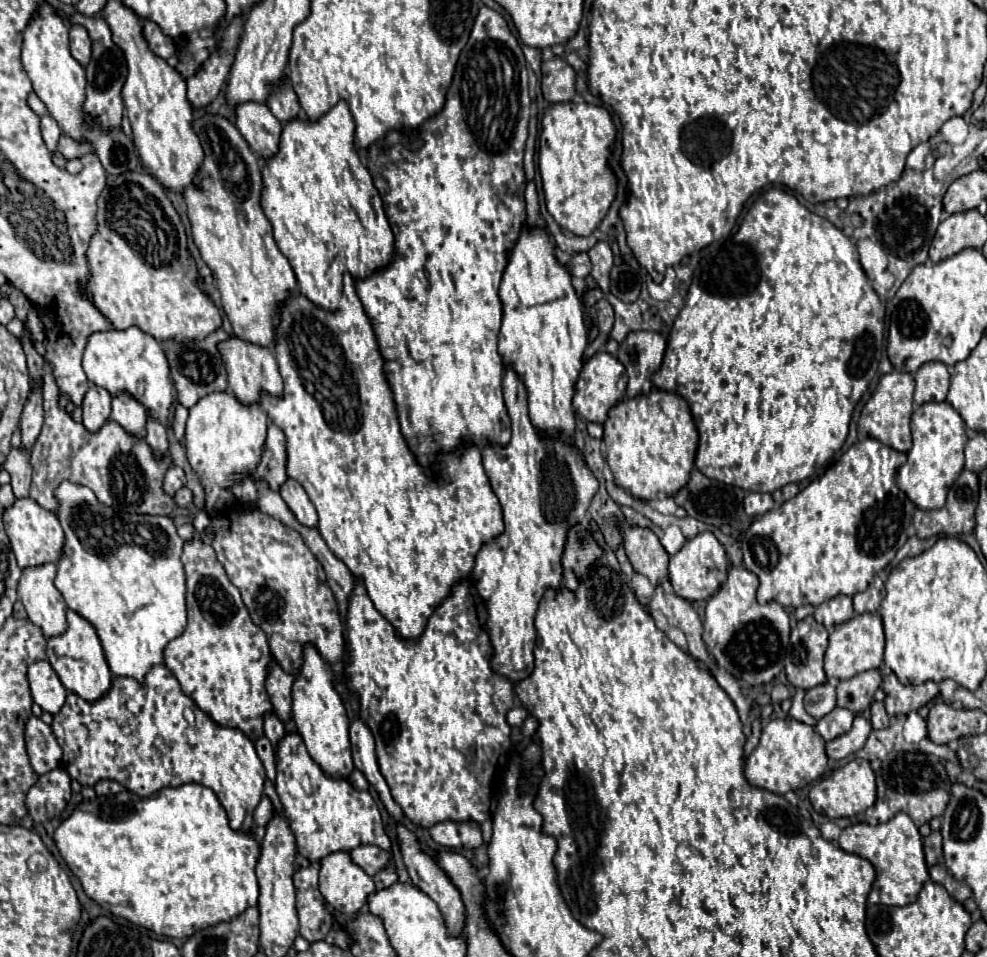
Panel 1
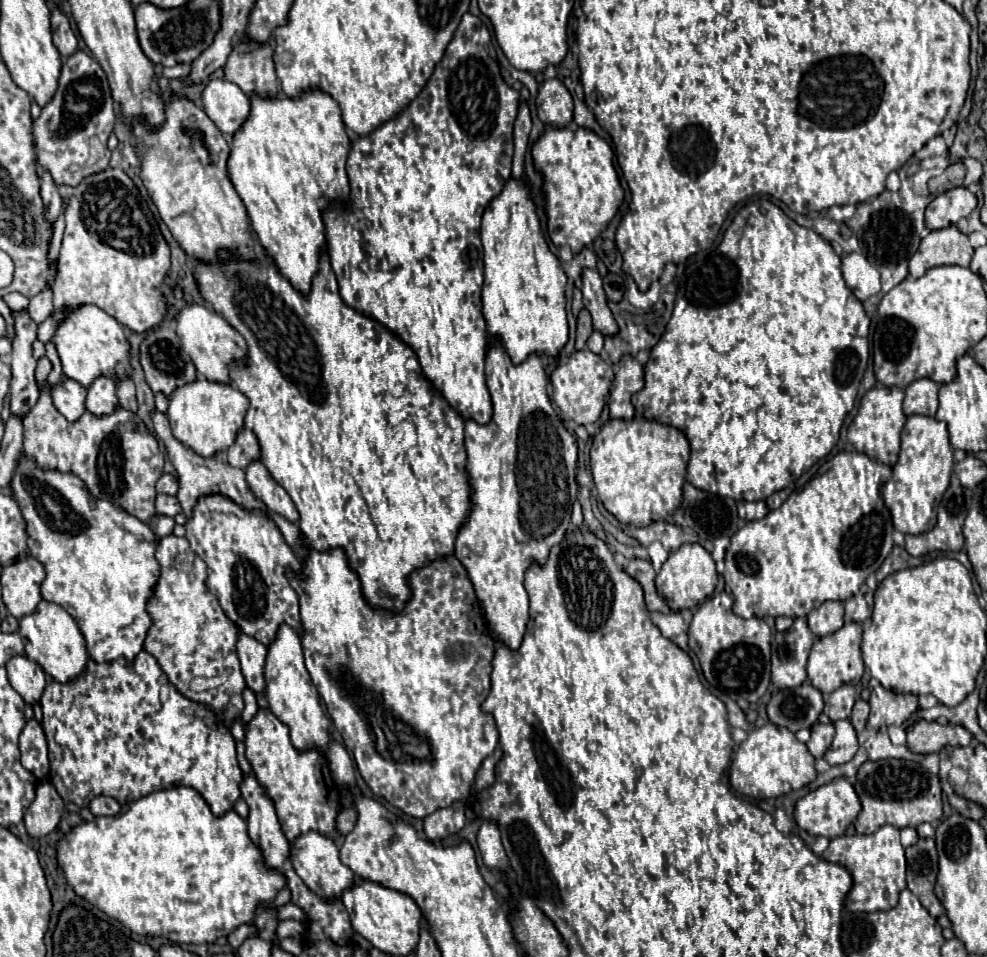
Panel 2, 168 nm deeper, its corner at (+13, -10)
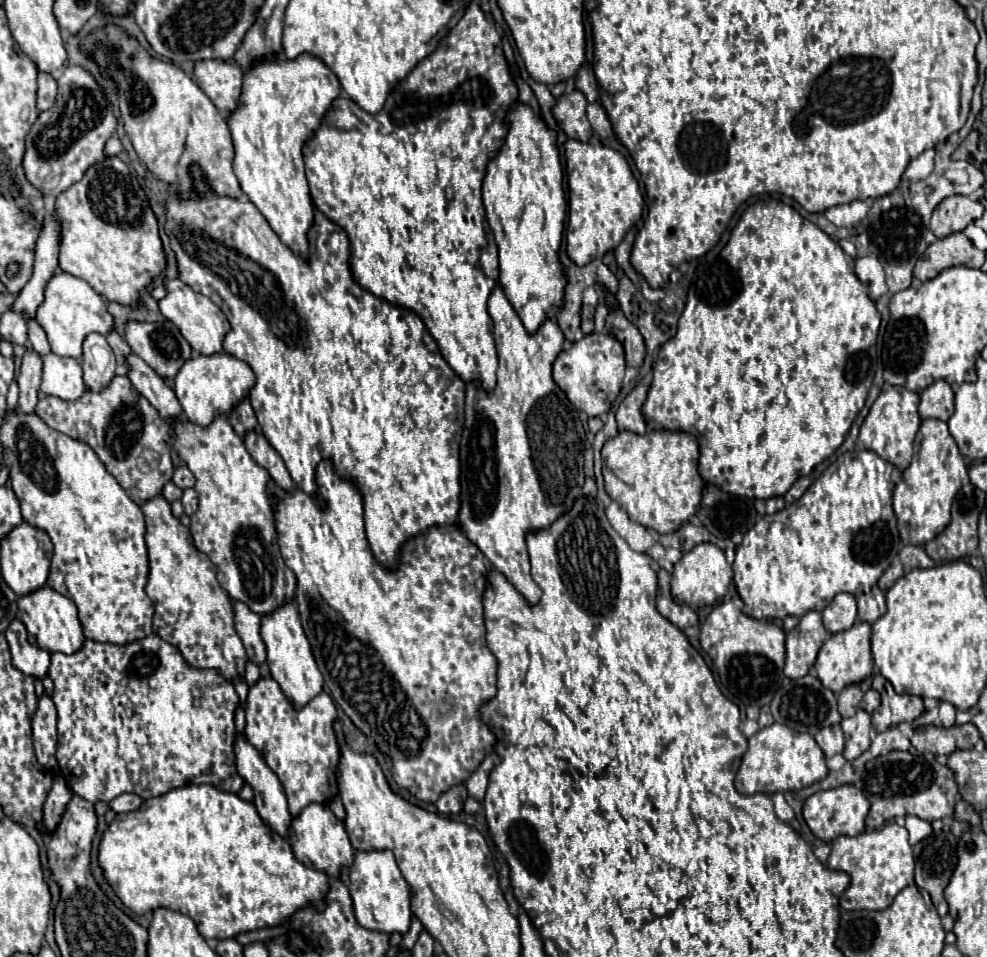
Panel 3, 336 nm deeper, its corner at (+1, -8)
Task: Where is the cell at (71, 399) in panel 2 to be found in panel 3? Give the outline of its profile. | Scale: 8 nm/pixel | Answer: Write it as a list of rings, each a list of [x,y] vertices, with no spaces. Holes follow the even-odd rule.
[[[58,354],[44,356],[42,384],[40,390],[50,396],[58,396],[64,400],[76,400],[84,394],[86,386],[82,380],[80,362],[76,358],[64,358]]]

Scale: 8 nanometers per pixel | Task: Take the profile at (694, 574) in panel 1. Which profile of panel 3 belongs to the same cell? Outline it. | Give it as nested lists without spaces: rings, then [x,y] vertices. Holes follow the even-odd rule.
[[[698,544],[696,548],[692,548],[690,552],[686,552],[682,556],[682,560],[678,564],[674,564],[674,572],[672,572],[672,596],[676,602],[688,604],[688,606],[712,606],[716,604],[728,590],[732,582],[732,566],[726,562],[724,552],[710,544]]]

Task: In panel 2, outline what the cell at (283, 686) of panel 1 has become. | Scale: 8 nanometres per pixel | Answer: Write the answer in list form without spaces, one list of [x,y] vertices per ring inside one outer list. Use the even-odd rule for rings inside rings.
[[[240,634],[236,650],[238,650],[238,656],[240,656],[240,664],[242,664],[242,672],[244,672],[244,678],[246,678],[246,686],[254,694],[262,694],[264,688],[266,688],[264,666],[266,666],[268,648],[264,644],[260,644],[258,640],[252,640],[252,636]]]

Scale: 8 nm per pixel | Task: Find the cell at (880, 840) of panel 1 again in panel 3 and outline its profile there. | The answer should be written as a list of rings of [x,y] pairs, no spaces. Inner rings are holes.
[[[890,822],[880,830],[862,832],[858,836],[838,836],[832,842],[828,868],[850,876],[850,884],[840,896],[840,908],[884,910],[902,888],[914,884],[914,856],[912,846],[908,844],[908,830],[896,822]]]

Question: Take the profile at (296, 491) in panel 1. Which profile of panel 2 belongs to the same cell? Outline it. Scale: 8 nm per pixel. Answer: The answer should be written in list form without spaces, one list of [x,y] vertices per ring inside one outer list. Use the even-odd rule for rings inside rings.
[[[252,462],[246,468],[246,480],[250,490],[254,492],[254,496],[258,500],[262,500],[268,510],[284,516],[290,522],[298,522],[298,510],[292,502],[292,498],[288,496],[288,492],[270,476],[270,472],[266,470],[266,466],[262,462]]]

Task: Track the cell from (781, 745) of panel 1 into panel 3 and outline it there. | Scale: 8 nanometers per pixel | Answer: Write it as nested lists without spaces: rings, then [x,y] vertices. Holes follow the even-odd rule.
[[[772,724],[748,738],[748,750],[742,758],[734,784],[740,794],[774,794],[806,788],[818,780],[824,780],[826,774],[826,756],[810,734],[794,732],[784,724]]]

